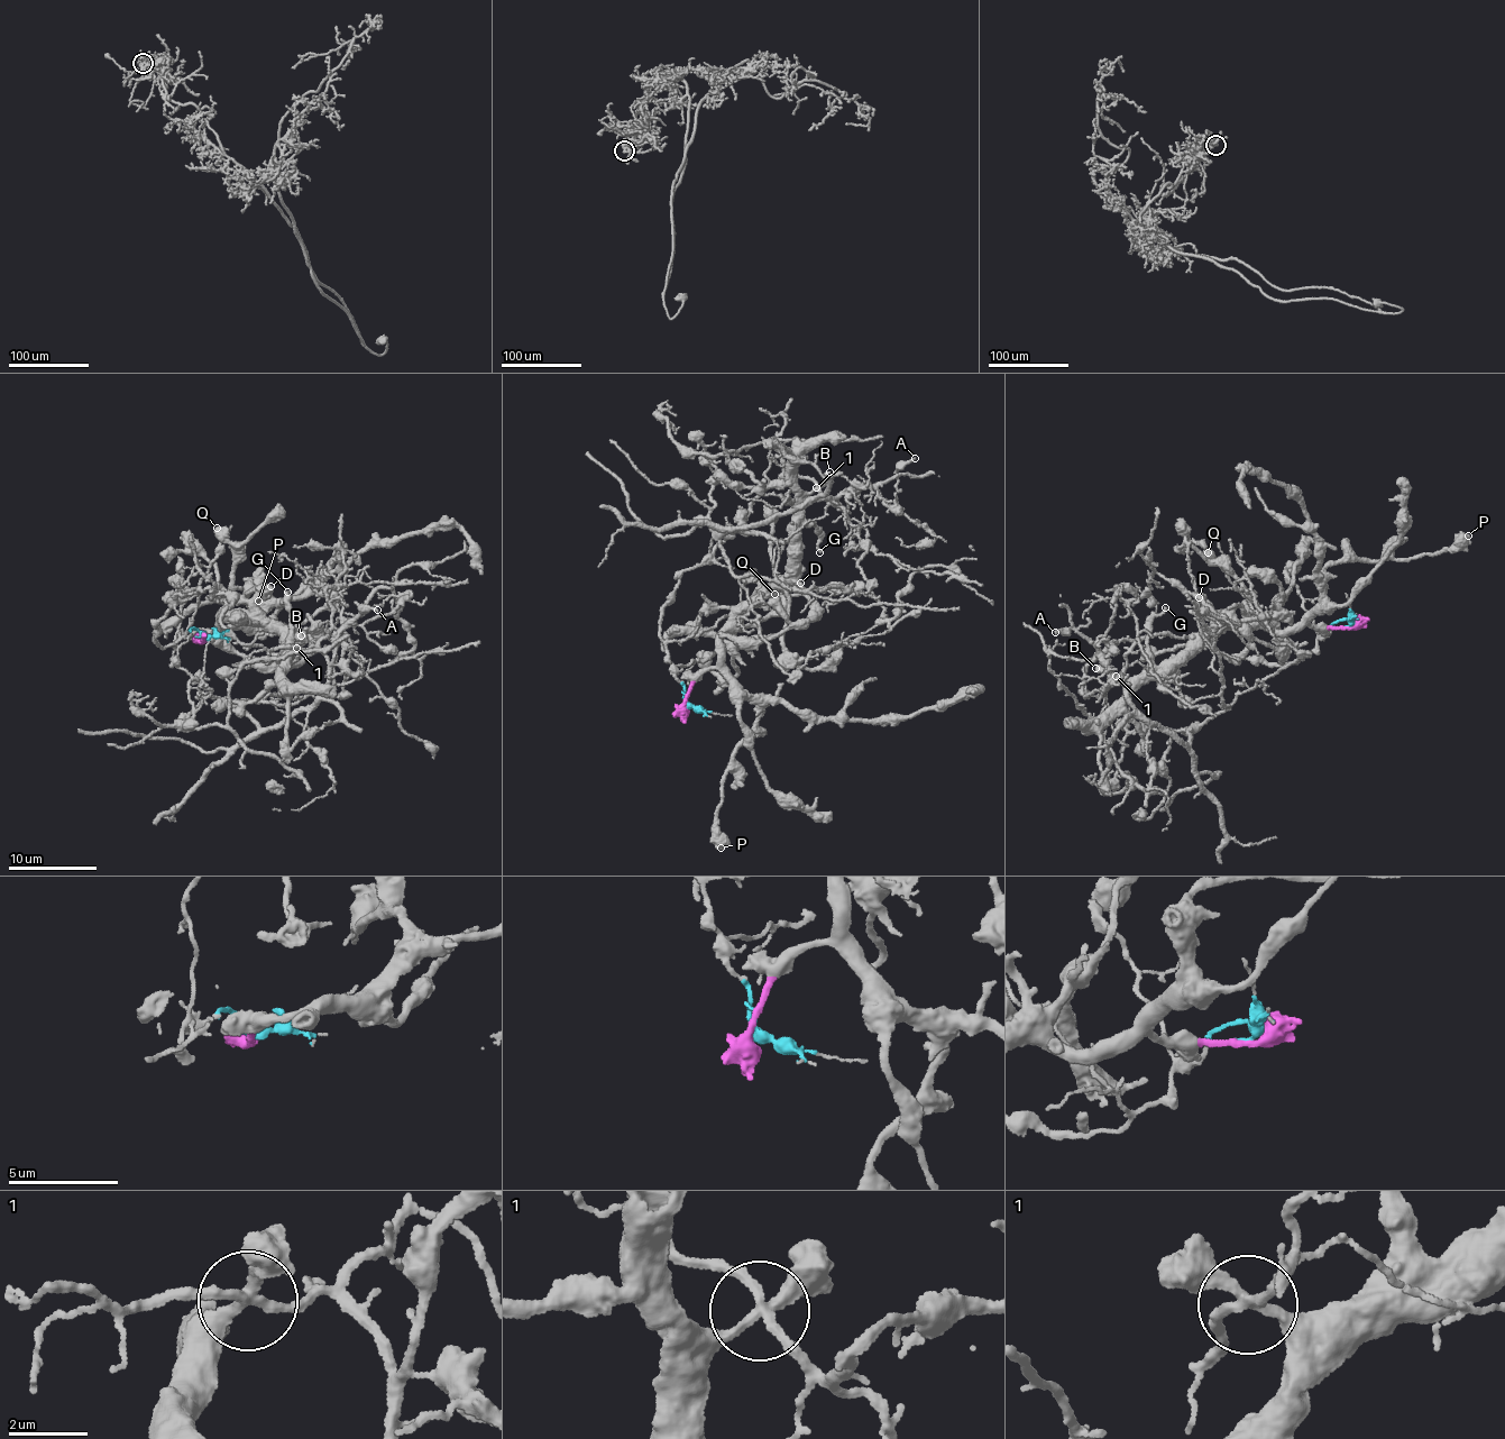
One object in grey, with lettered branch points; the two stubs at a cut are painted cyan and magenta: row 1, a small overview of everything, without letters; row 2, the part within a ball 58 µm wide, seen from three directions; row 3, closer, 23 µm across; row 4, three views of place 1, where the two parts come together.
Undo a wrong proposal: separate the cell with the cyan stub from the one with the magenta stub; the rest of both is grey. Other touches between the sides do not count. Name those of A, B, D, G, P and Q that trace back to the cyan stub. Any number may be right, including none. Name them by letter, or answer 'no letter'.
A

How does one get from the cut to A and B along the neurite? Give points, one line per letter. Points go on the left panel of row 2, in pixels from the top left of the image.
A: (202, 636), (152, 640), (193, 587), (231, 602), (221, 625), (241, 643), (329, 662), (377, 608)
B: (203, 638), (225, 633), (219, 629), (232, 615), (264, 620), (290, 652), (301, 635)

